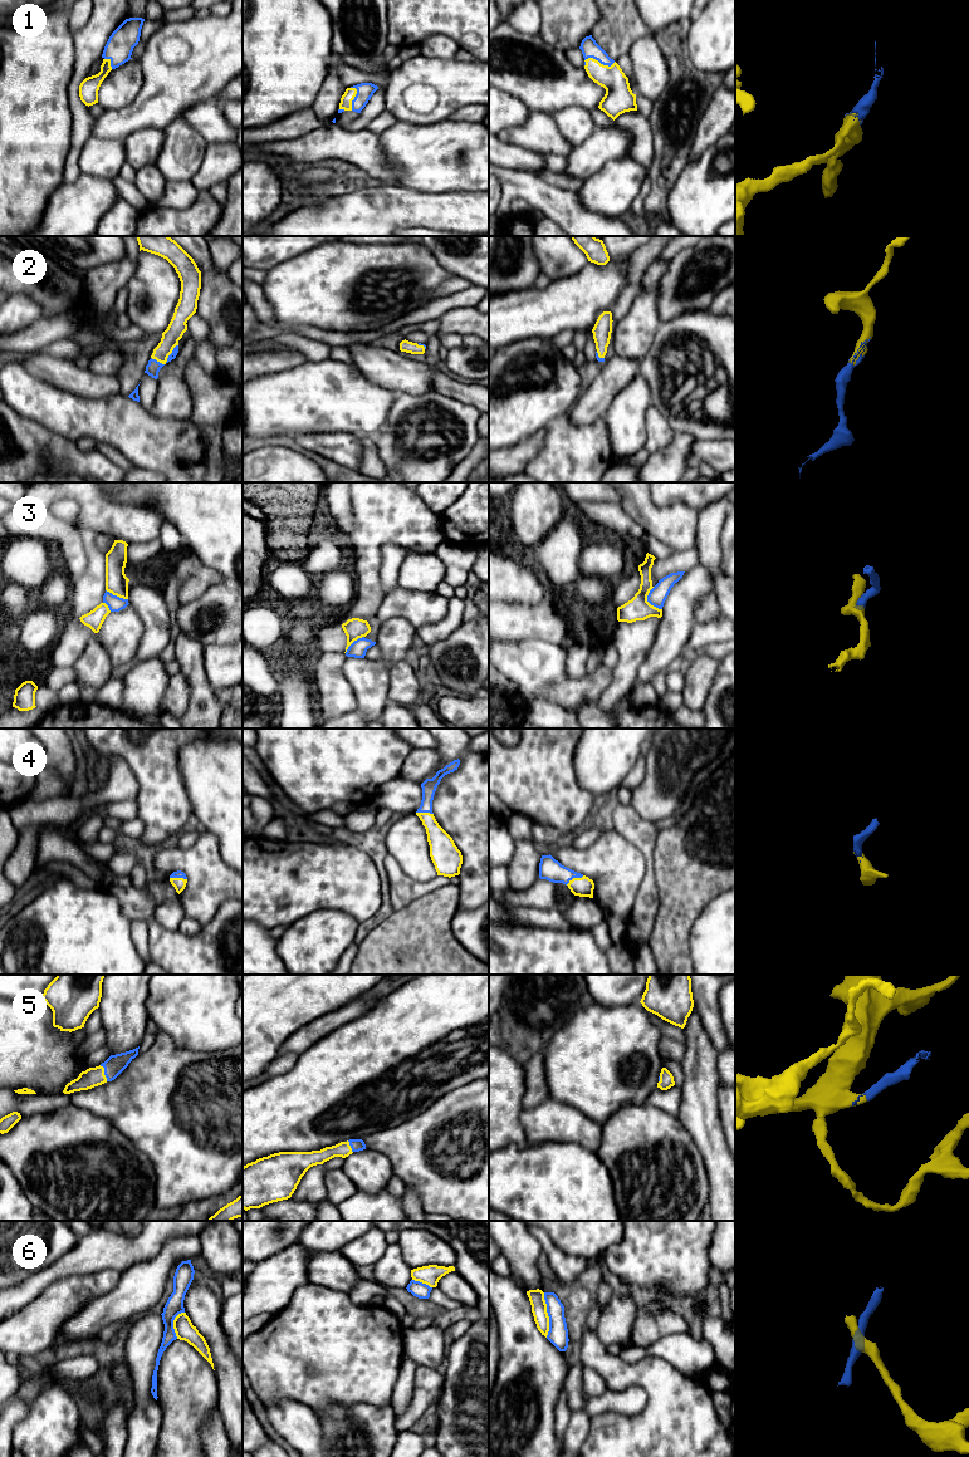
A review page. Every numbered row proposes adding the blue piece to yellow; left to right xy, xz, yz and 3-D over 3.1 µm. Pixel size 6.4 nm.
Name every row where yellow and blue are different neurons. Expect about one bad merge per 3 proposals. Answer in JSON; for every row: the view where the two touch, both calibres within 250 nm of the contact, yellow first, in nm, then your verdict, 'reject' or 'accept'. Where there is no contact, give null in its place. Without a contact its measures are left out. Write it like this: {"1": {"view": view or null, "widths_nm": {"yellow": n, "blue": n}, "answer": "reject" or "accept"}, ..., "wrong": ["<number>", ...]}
{"1": {"view": "yz", "widths_nm": {"yellow": 160, "blue": 110}, "answer": "accept"}, "2": {"view": "xy", "widths_nm": {"yellow": 120, "blue": 50}, "answer": "accept"}, "3": {"view": "yz", "widths_nm": {"yellow": 150, "blue": 120}, "answer": "reject"}, "4": {"view": "yz", "widths_nm": {"yellow": 130, "blue": 140}, "answer": "accept"}, "5": {"view": "xy", "widths_nm": {"yellow": 130, "blue": 120}, "answer": "accept"}, "6": {"view": "yz", "widths_nm": {"yellow": 100, "blue": 130}, "answer": "reject"}, "wrong": ["3", "6"]}

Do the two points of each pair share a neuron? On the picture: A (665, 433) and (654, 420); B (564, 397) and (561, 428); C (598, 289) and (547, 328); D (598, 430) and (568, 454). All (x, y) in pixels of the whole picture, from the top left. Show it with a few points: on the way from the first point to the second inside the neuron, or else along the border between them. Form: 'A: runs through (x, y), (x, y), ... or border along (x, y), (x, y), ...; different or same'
A: runs through (661, 430), (656, 423); same
B: border along (567, 413), (556, 416), (544, 426); different
C: runs through (586, 295), (572, 303), (559, 315); same
D: runs through (591, 437), (576, 452); same

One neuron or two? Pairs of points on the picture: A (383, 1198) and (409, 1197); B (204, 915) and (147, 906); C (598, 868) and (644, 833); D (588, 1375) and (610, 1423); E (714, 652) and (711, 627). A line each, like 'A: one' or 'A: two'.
A: two
B: two
C: two
D: two
E: two

